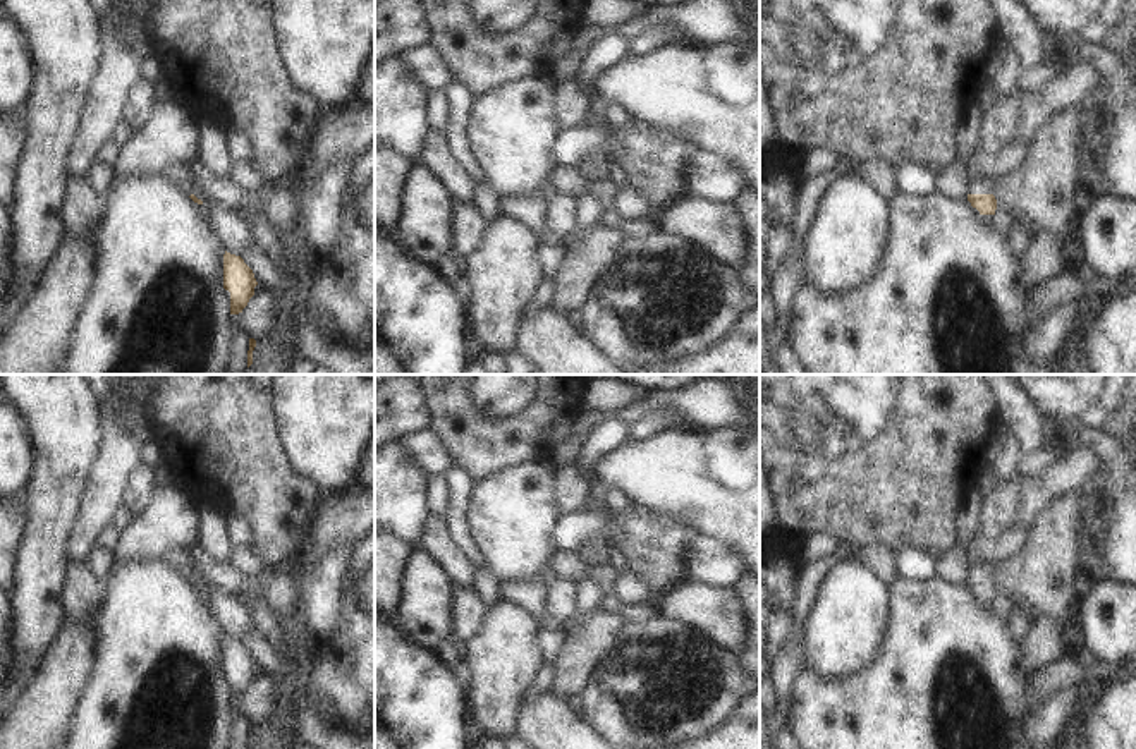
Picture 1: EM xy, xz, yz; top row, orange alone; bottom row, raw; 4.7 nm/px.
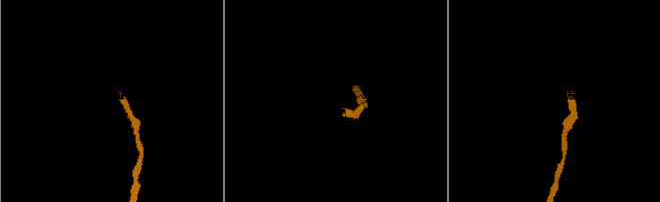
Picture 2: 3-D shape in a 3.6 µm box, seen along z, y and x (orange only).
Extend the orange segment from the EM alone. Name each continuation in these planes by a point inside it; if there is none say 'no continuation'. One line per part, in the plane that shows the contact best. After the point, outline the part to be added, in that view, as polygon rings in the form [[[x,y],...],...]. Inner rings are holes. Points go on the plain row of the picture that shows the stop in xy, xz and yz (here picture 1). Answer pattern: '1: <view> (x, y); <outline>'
1: yz (977, 571); [[[969,563],[969,579],[993,579],[995,565],[992,563]]]

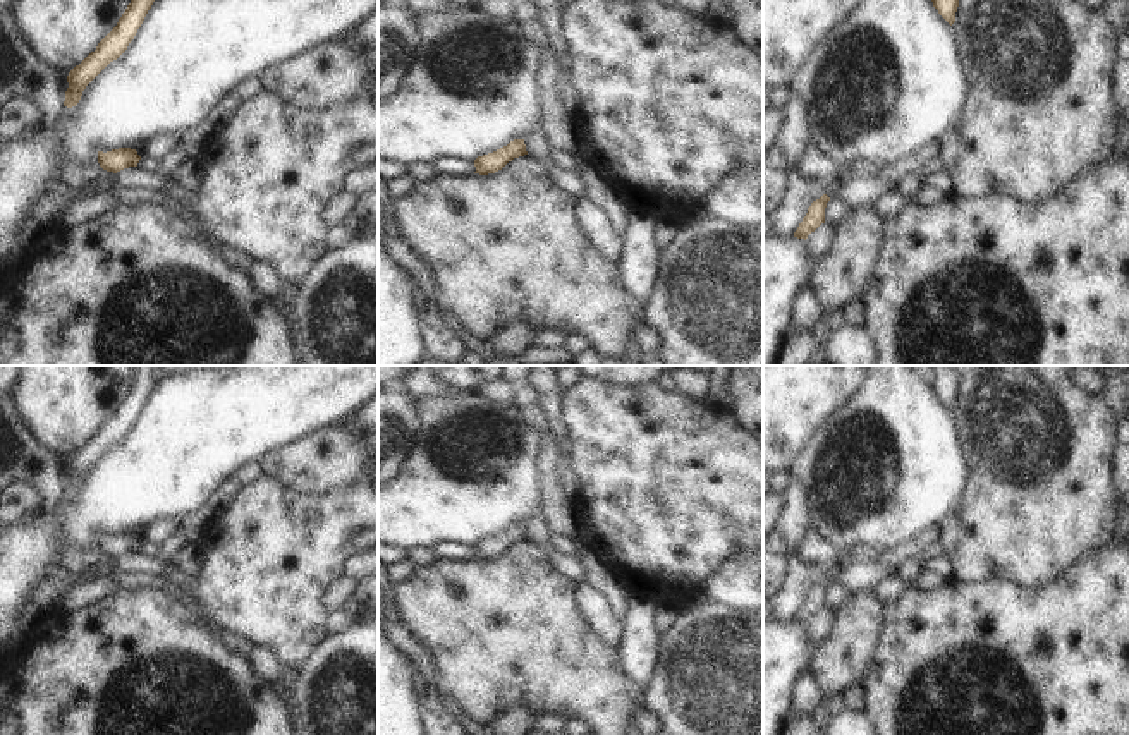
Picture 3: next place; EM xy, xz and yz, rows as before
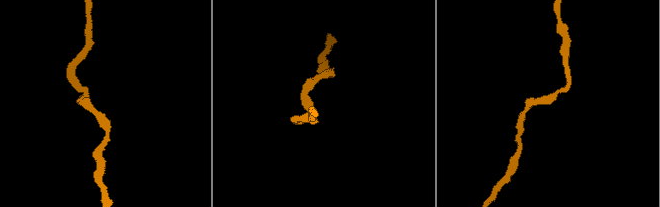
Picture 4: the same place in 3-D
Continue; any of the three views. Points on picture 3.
no continuation

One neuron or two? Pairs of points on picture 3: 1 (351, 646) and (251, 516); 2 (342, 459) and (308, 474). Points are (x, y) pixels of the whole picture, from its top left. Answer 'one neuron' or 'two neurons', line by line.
1: two neurons
2: one neuron

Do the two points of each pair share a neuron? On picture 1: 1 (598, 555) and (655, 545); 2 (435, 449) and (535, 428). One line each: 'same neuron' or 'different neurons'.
1: same neuron
2: different neurons

